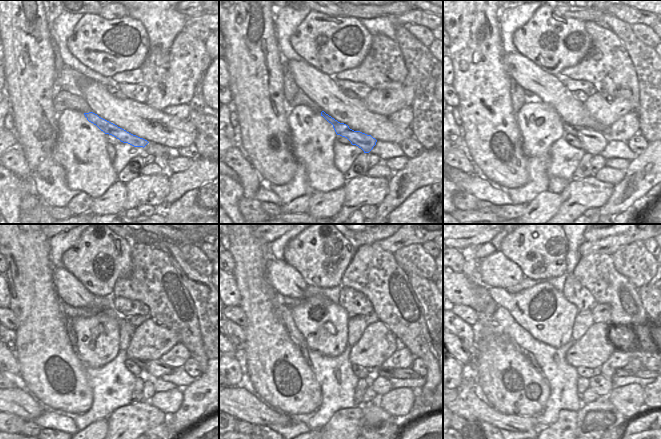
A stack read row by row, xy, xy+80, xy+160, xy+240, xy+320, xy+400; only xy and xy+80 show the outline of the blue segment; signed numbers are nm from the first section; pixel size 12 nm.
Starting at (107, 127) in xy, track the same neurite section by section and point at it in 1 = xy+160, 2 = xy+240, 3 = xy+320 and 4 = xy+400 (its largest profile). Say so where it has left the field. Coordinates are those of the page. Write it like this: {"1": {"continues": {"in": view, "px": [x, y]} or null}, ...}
{"1": {"continues": {"in": "xy+160", "px": [593, 142]}}, "2": {"continues": {"in": "xy+240", "px": [156, 368]}}, "3": {"continues": {"in": "xy+320", "px": [408, 373]}}, "4": {"continues": {"in": "xy+400", "px": [634, 367]}}}

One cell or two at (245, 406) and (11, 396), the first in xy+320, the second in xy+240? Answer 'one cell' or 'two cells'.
one cell

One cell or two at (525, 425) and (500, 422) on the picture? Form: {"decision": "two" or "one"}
{"decision": "one"}

